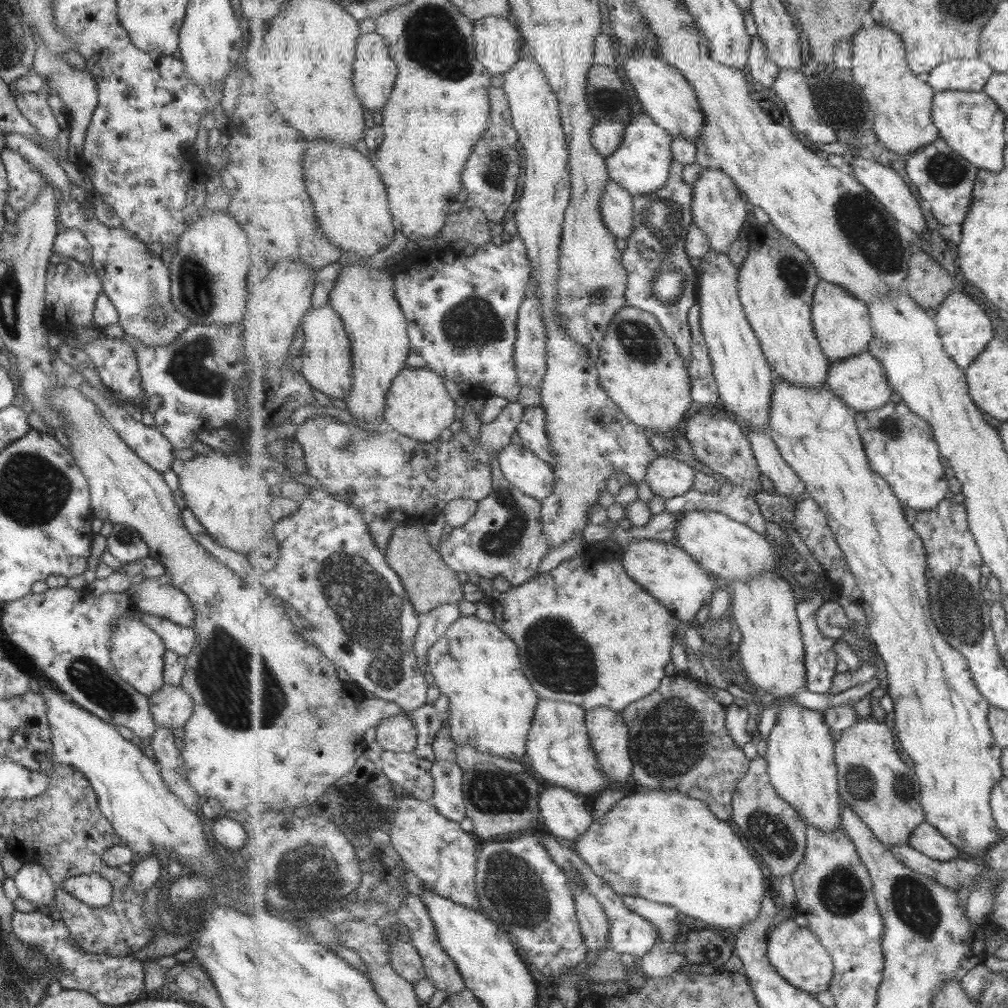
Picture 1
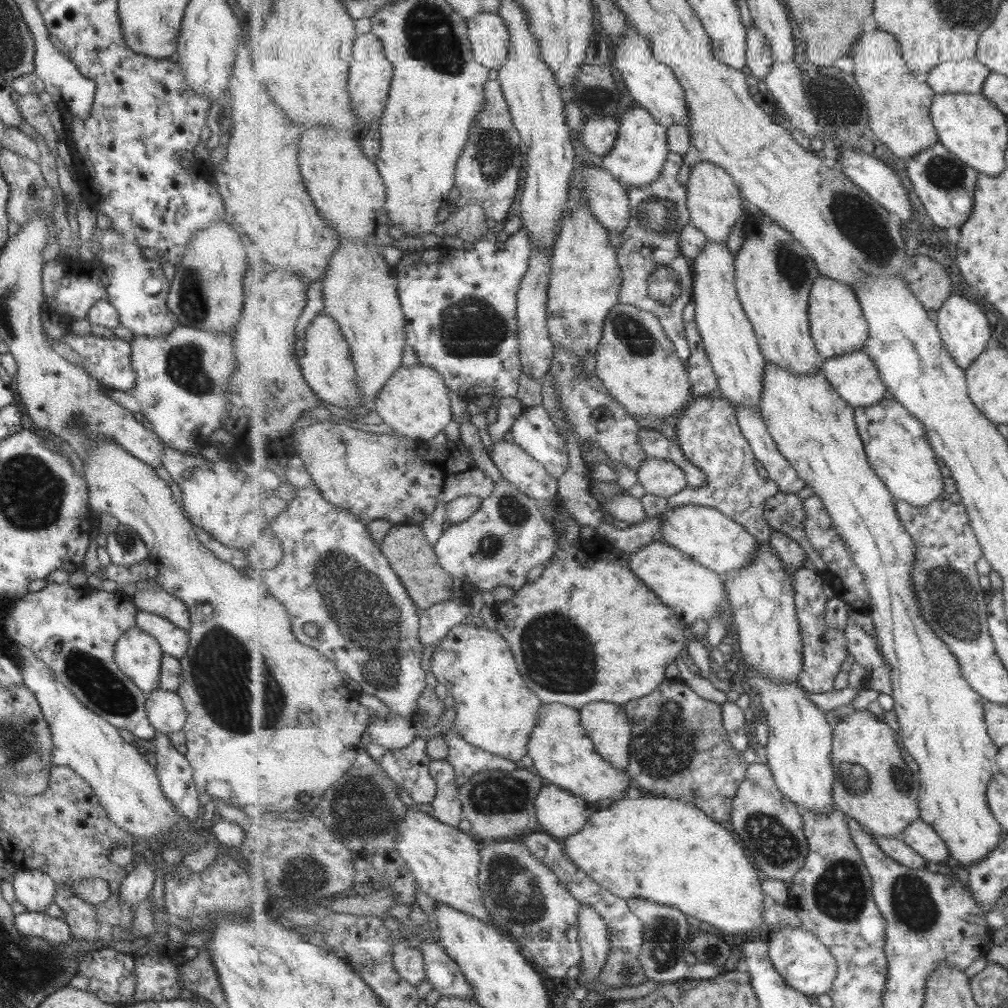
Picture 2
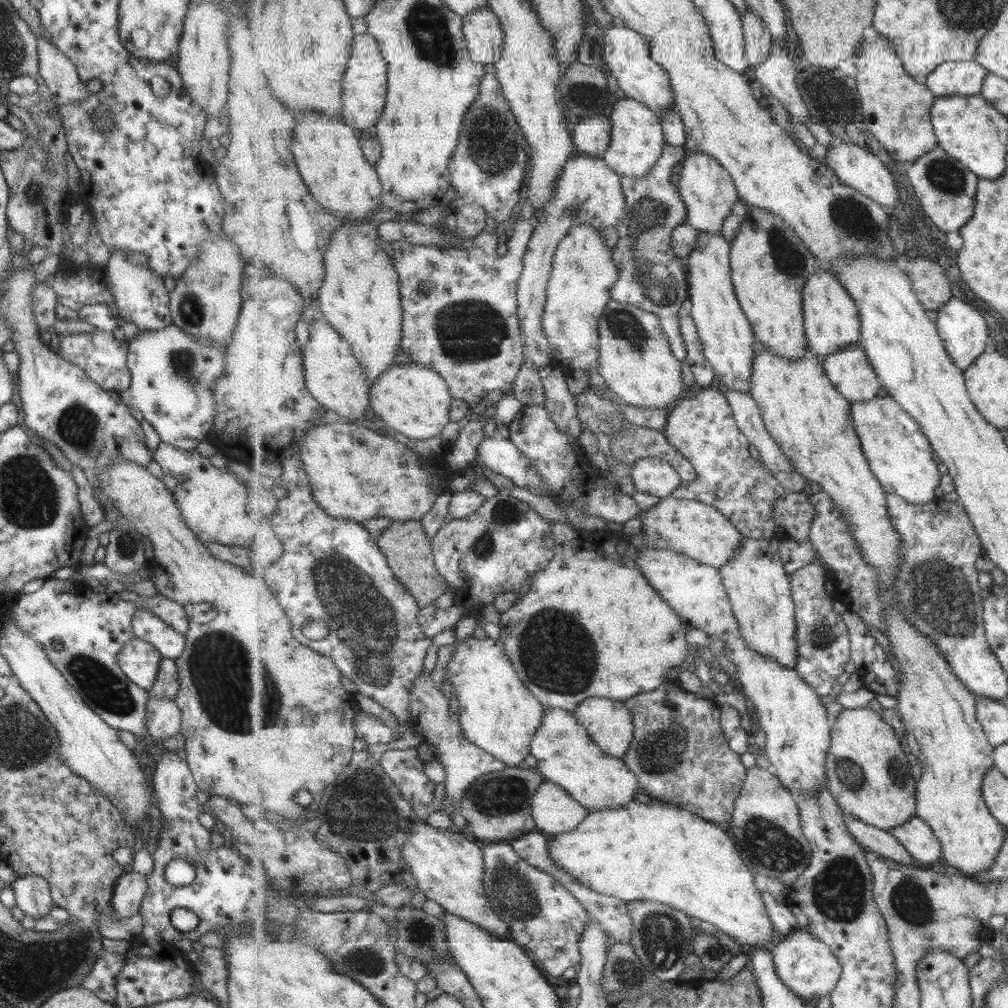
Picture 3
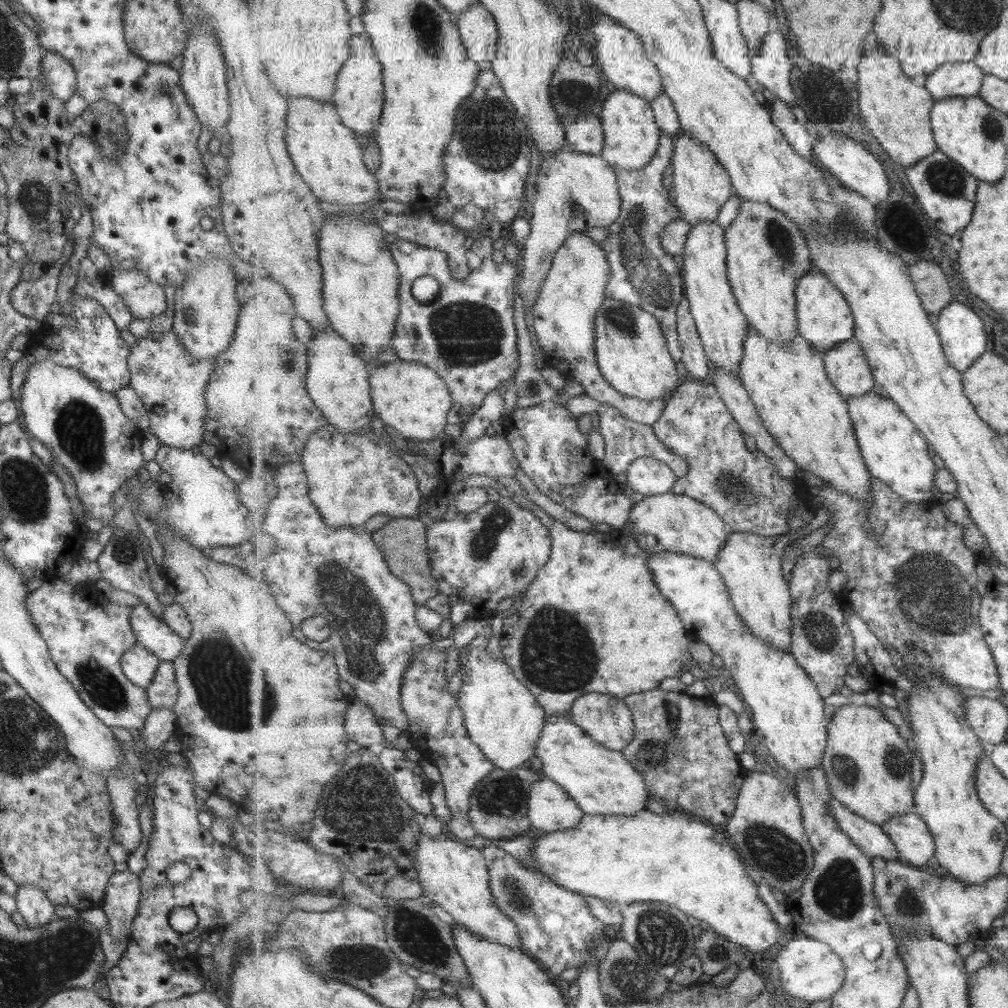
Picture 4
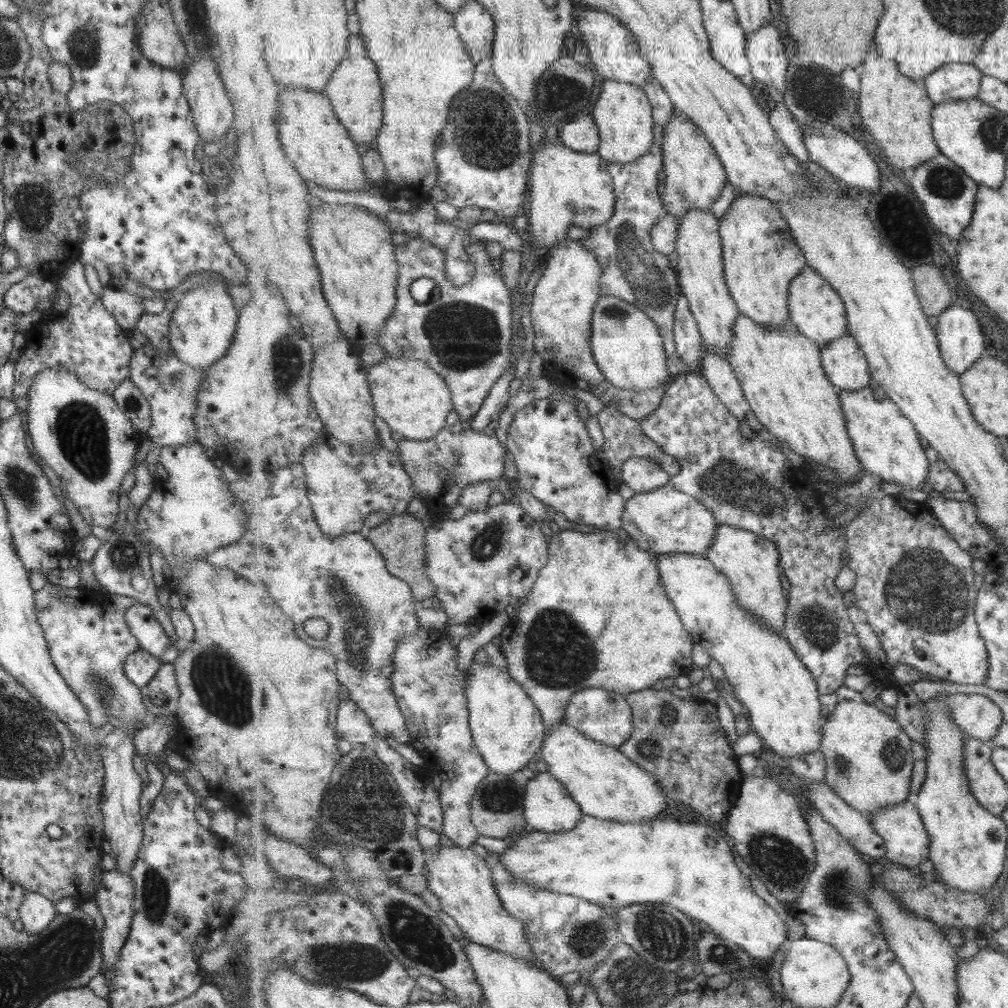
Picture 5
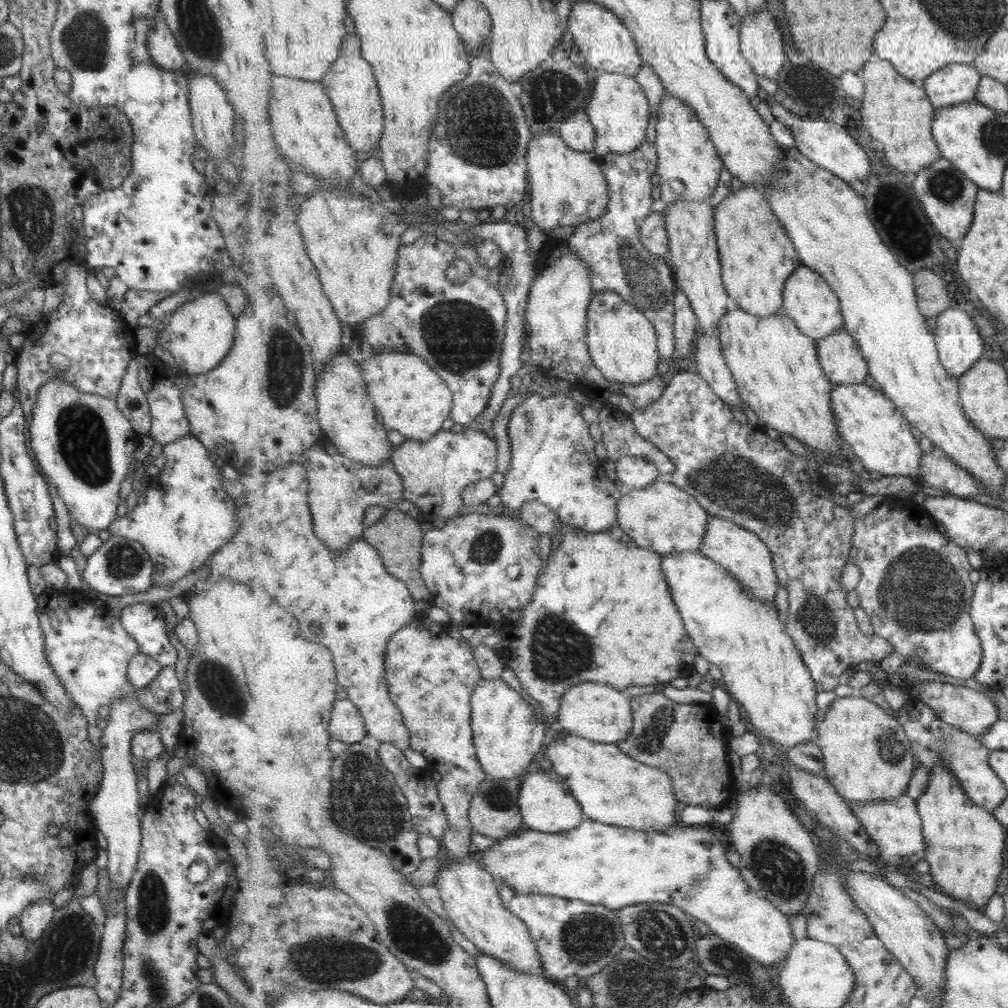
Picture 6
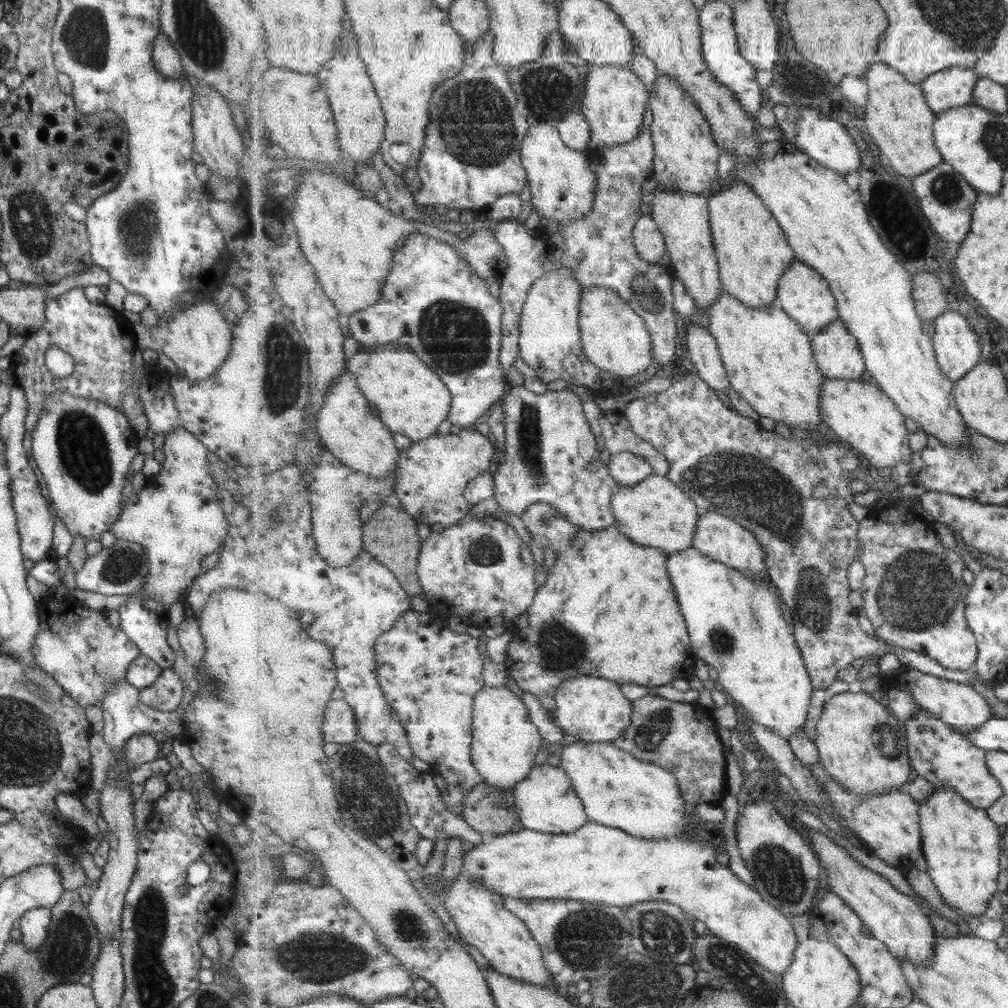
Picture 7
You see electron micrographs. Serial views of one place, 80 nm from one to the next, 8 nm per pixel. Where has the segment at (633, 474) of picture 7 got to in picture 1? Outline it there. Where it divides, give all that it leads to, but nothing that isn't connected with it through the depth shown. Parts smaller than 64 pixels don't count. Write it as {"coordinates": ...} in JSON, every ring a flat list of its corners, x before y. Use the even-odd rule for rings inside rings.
{"coordinates":[[659,457,649,465,645,482,650,485,653,494,659,495,667,500,669,498,681,497,682,494,693,489,698,472,689,466,689,464,685,464,685,462,677,460,677,458]]}

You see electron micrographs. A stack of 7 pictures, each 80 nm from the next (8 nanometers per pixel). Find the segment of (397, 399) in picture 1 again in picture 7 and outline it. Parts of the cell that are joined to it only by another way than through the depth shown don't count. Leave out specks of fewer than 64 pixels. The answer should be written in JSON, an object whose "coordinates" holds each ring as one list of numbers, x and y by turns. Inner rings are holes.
{"coordinates":[[395,345,361,346,362,351,346,359,346,368,356,378,358,387,369,399,370,404,392,433,403,434,414,442,437,434,437,428,448,420,452,407,452,394,446,382,413,351,401,350]]}

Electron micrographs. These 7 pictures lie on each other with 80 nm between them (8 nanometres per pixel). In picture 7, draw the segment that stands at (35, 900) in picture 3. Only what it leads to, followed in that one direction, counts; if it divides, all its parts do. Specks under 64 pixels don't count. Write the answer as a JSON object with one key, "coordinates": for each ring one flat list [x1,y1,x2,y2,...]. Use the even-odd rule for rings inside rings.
{"coordinates":[[33,908,19,919,20,942,27,952,37,950,46,939,51,925,49,908]]}

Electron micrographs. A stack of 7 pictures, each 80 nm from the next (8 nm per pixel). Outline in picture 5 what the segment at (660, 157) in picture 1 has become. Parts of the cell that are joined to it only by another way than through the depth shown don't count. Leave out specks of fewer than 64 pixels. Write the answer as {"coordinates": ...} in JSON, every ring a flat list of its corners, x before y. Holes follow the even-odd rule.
{"coordinates":[[604,79,602,91,592,112,600,132,598,153,607,162,617,164,633,164,639,158,647,156,655,138,654,114,647,94,641,88,617,82,615,79]]}

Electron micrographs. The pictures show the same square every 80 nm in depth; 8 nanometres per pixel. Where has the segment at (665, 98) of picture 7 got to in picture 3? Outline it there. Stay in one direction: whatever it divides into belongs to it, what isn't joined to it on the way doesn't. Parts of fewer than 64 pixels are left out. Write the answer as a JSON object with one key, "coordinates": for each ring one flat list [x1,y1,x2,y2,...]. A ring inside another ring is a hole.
{"coordinates":[[689,151,684,161,680,164,680,180,678,189,683,202,687,205,687,218,685,222,693,225,701,232,719,233,723,230,725,218,731,214,731,206,737,201,742,201,738,195,738,187,734,177,719,164,718,160,711,158,707,153]]}

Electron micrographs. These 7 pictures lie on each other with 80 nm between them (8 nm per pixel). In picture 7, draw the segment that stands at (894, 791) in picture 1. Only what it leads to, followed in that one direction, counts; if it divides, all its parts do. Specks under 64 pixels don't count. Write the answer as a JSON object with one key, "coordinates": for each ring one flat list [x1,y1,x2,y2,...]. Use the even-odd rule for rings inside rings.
{"coordinates":[[845,691,834,694,826,700,820,719,816,724,814,741,820,752,820,761,833,780,849,789,854,795,878,795,893,789,906,789,915,775,908,753,906,724,901,722,893,711,879,704,867,692]]}

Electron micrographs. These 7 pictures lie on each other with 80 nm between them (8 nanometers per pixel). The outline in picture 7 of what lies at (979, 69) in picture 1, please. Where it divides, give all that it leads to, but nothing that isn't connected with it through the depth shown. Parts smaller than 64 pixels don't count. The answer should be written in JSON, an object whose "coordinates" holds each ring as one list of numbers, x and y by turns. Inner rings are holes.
{"coordinates":[[965,66,951,67,941,72,932,74,927,77,921,84,923,93,925,93,927,103,934,110,936,115,946,112,949,109,955,109,974,102,974,91,977,82,980,80,978,74,973,68]]}

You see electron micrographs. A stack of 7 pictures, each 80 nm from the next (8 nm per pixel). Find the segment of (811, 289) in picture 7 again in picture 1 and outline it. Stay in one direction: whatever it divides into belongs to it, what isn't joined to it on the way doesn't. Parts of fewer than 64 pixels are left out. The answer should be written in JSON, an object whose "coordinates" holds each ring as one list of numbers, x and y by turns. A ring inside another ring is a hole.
{"coordinates":[[821,280,814,292,812,308,815,332,818,335,822,351,831,361,840,361,850,356,867,352,874,337,871,311,863,299,851,294,845,287]]}

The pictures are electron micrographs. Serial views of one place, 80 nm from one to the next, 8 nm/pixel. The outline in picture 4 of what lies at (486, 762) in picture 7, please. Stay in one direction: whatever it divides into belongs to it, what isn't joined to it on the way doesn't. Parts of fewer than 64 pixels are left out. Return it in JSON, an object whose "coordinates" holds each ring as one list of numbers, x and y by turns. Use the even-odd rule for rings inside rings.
{"coordinates":[[465,646,467,657,462,660,463,685,457,696,462,706,466,727,471,740,480,746,491,762,495,763,497,769,513,770,526,766,529,758,536,756,536,748,546,725,546,710,543,710,538,697,535,696,516,676,514,670,503,659,487,654,485,648]]}

